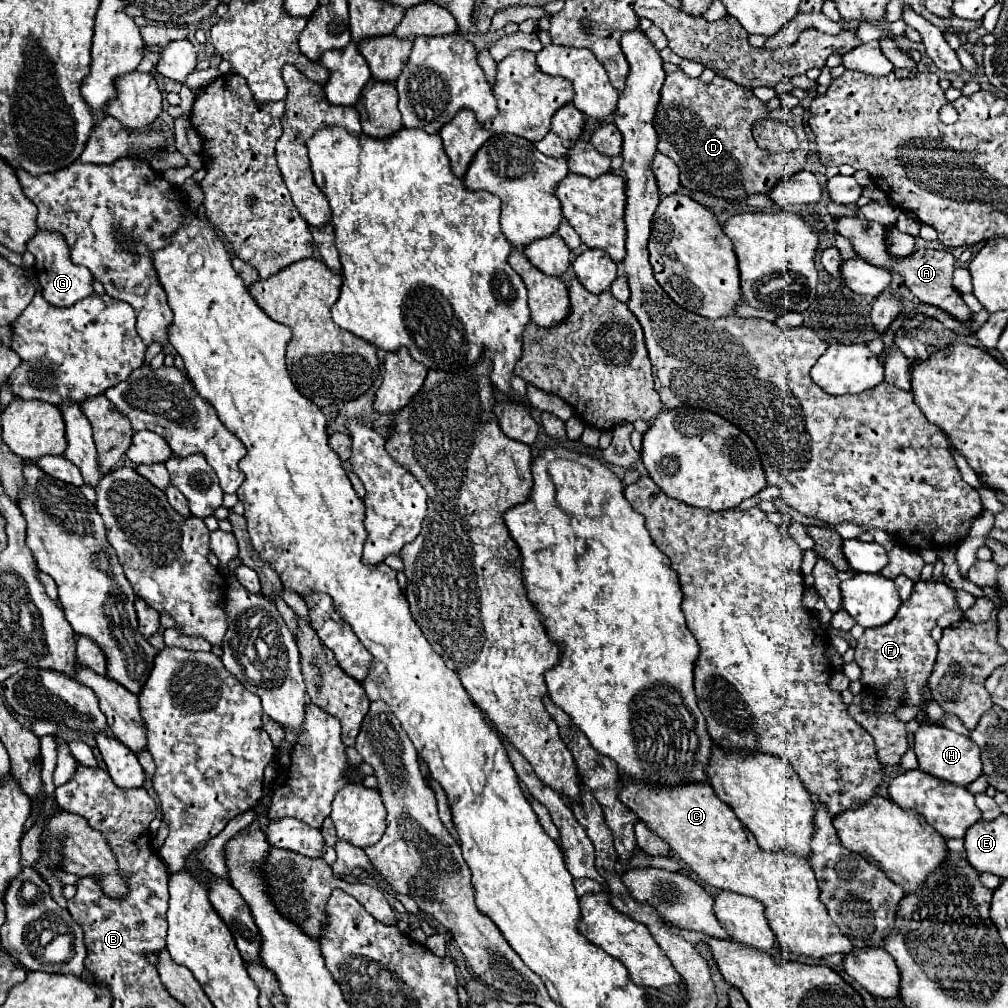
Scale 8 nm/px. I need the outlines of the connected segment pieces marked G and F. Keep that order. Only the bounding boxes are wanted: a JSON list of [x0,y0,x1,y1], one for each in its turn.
[[26,229,94,307],[856,579,964,723]]

